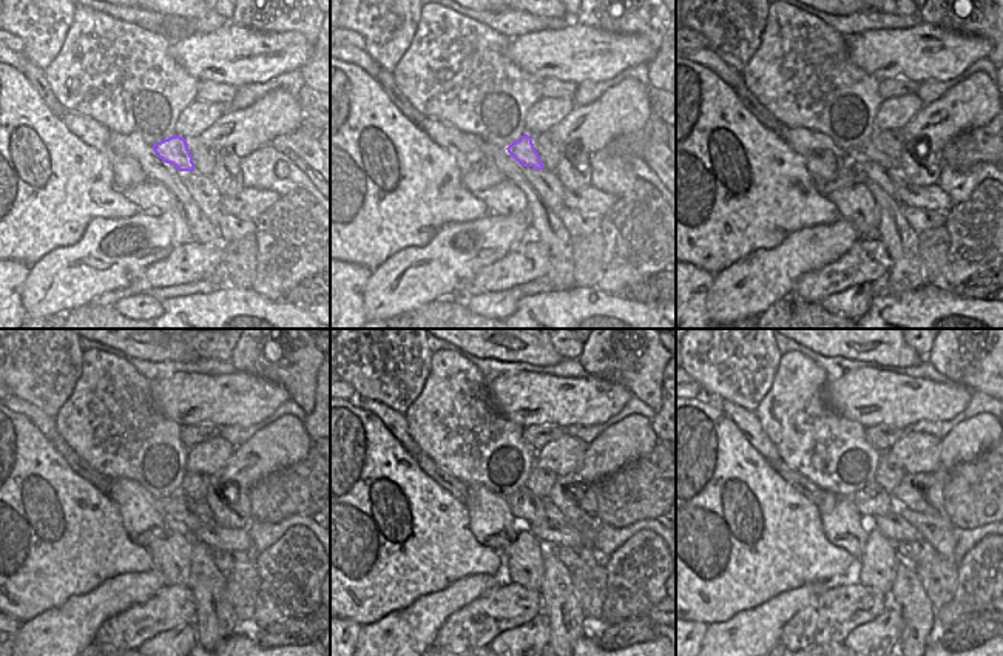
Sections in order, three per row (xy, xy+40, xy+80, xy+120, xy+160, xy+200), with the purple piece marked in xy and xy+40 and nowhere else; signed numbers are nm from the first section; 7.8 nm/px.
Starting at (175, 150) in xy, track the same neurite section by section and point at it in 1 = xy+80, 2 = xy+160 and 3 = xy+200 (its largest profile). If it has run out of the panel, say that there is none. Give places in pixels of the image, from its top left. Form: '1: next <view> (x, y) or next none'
1: next xy+80 (867, 152)
2: next xy+160 (553, 513)
3: next xy+200 (938, 531)

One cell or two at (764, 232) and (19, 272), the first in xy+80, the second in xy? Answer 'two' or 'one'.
two

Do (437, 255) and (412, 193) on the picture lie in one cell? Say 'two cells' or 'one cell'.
two cells

